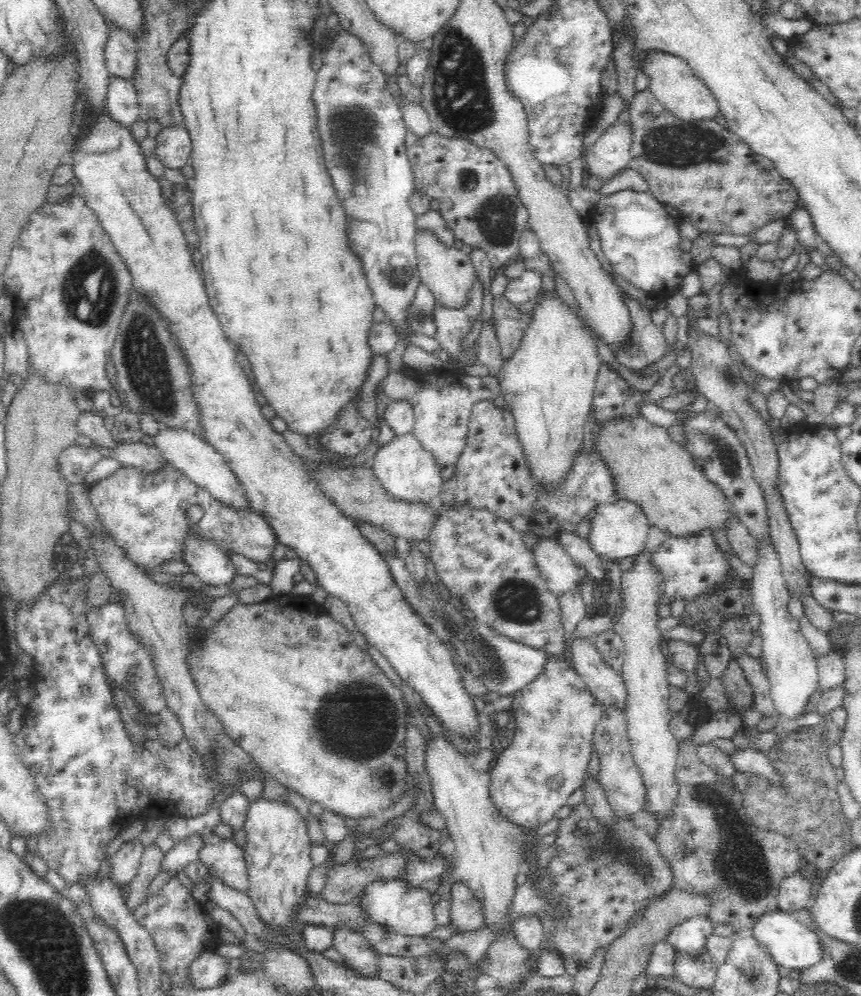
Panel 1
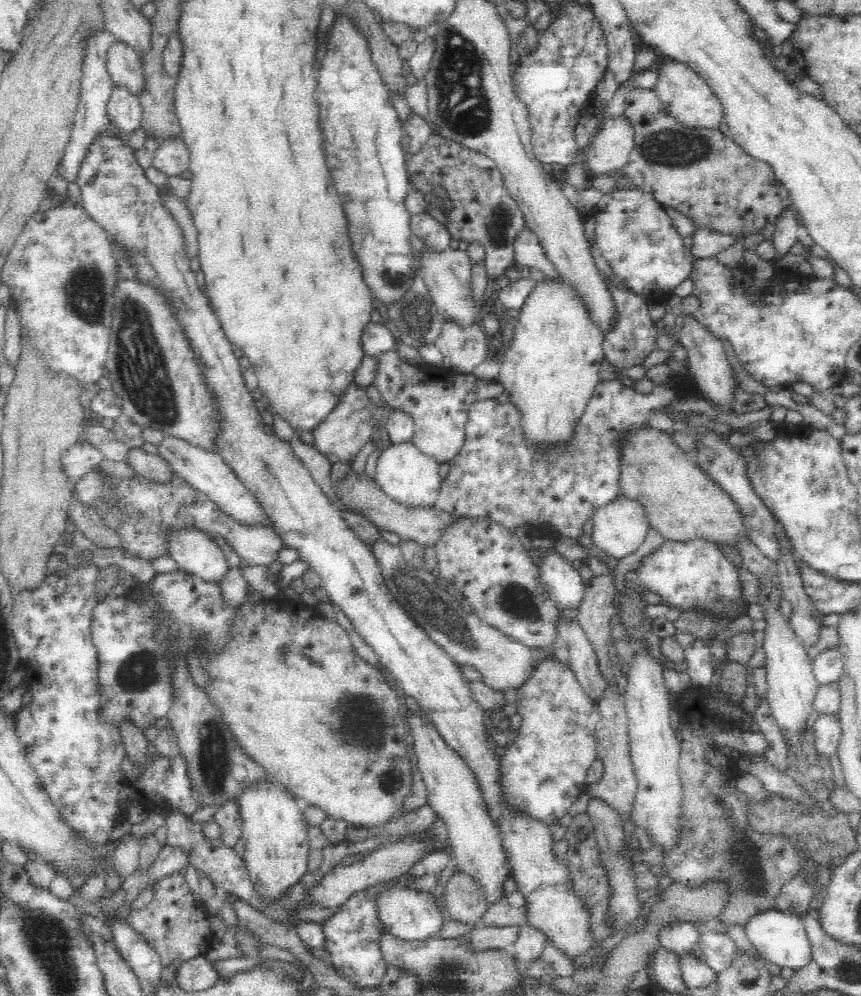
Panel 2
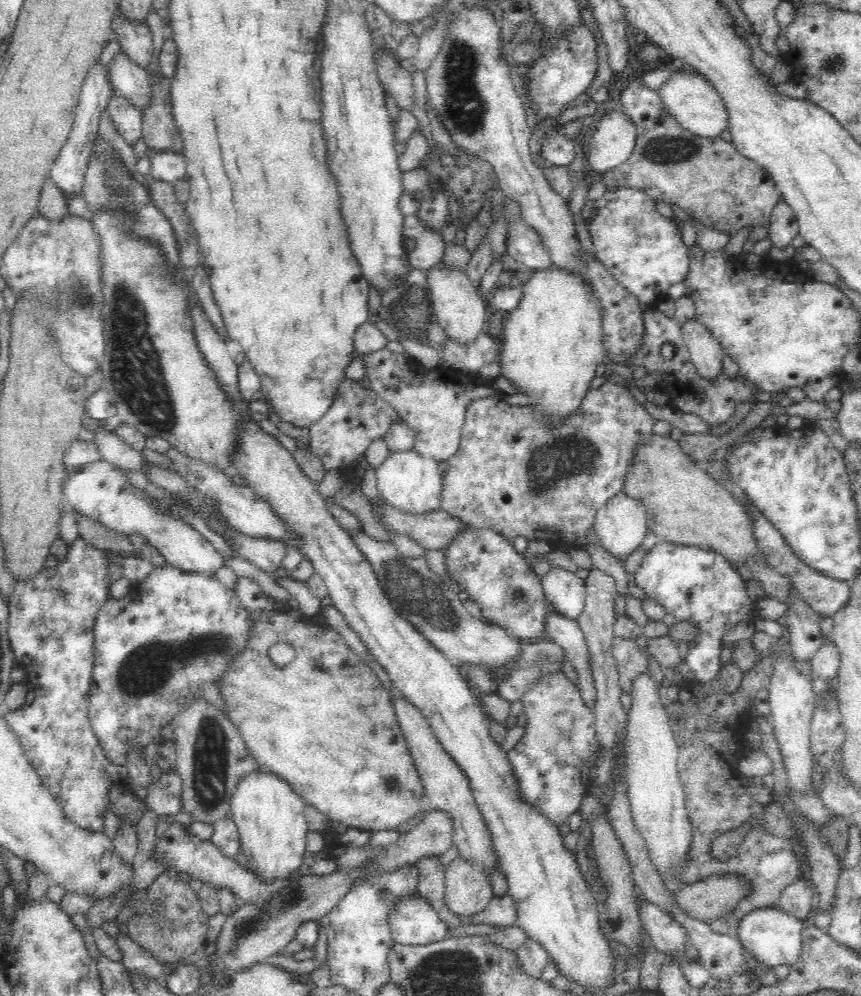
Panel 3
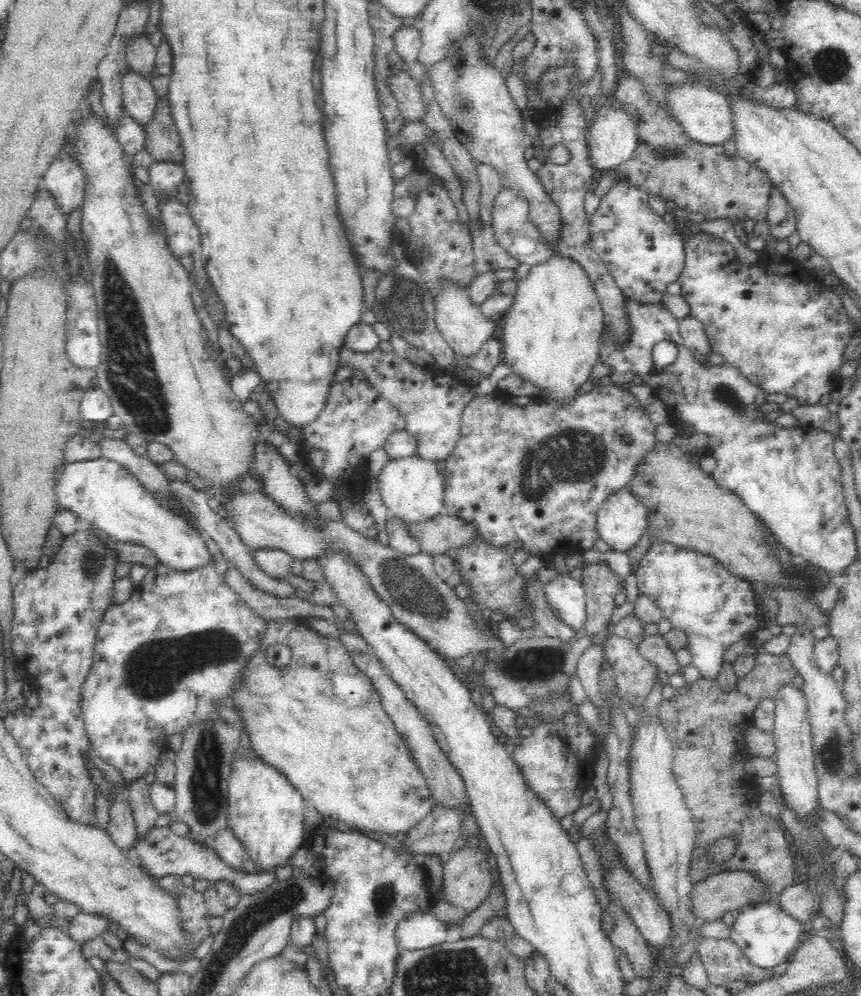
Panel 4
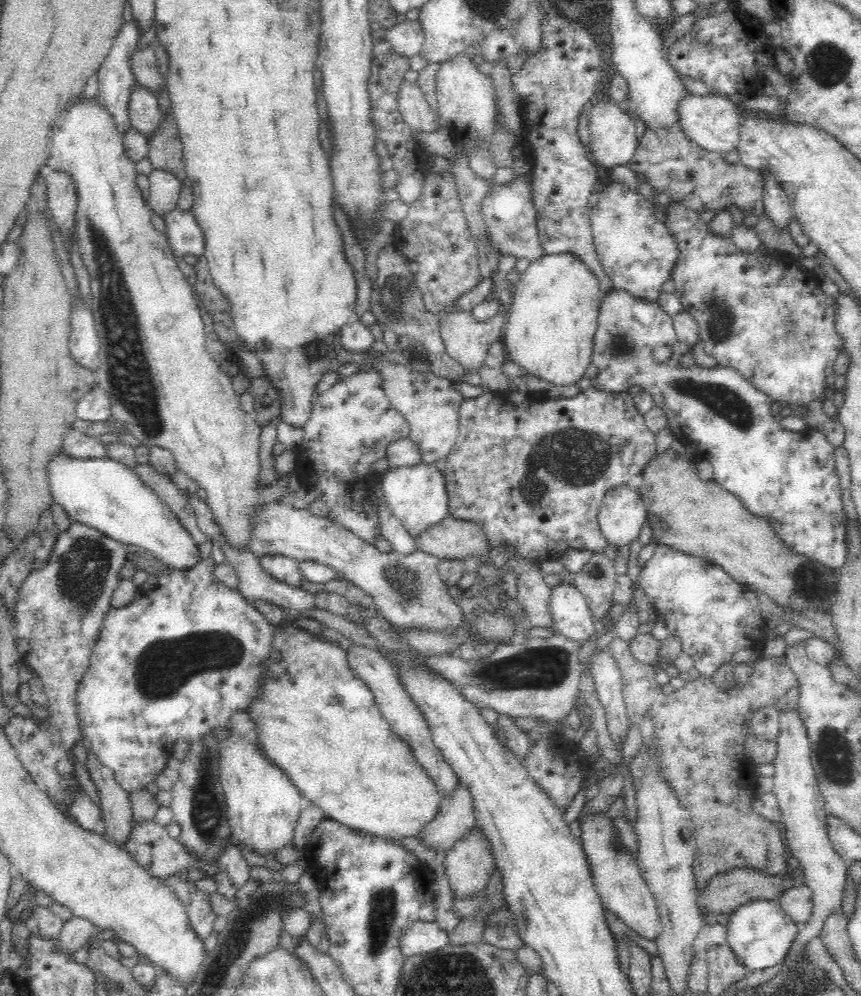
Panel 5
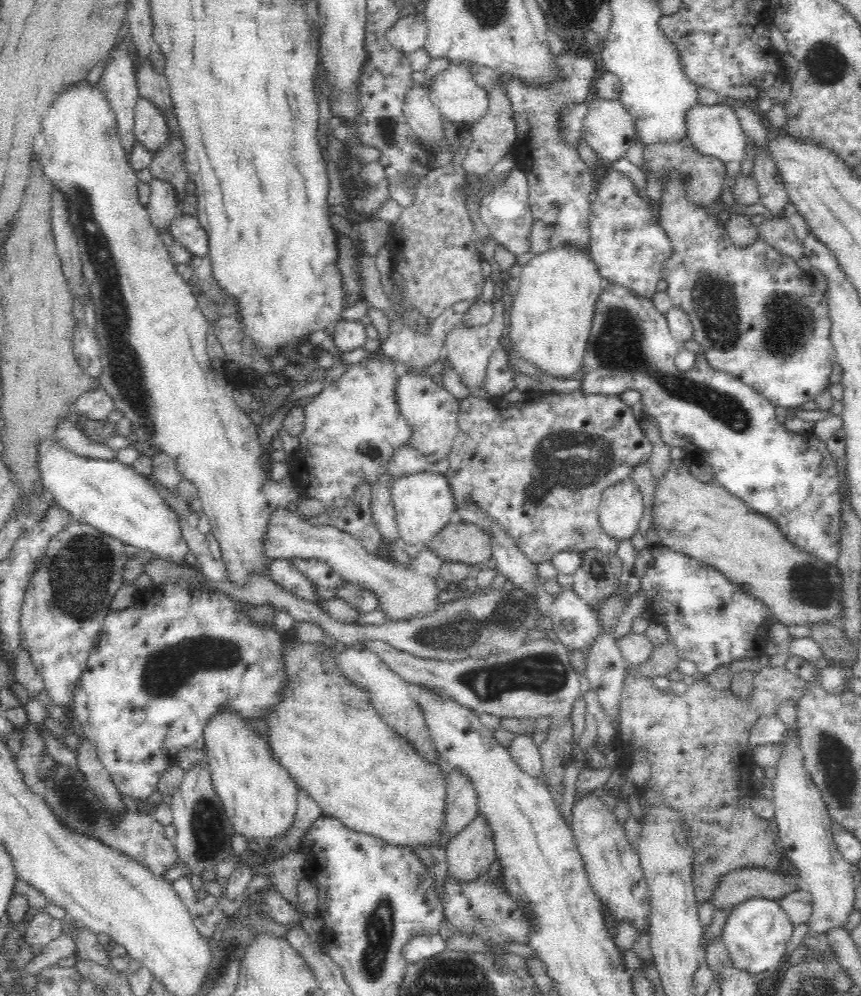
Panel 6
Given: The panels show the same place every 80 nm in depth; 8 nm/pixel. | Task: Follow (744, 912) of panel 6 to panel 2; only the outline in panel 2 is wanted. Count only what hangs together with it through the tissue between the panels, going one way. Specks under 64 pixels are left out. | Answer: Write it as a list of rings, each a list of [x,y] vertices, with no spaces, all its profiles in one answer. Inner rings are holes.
[[[778,908],[760,912],[750,919],[743,931],[746,933],[746,941],[751,942],[758,953],[770,963],[796,971],[812,962],[812,941],[799,916],[786,914]]]

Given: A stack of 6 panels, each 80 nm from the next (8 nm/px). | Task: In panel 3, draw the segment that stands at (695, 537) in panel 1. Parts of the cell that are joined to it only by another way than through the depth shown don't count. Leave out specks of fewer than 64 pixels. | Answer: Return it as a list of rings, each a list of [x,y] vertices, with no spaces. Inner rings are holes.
[[[659,540],[656,547],[642,558],[633,579],[648,598],[662,604],[667,613],[672,613],[674,620],[690,619],[700,625],[700,634],[688,642],[689,650],[684,654],[684,662],[688,663],[696,682],[708,684],[714,680],[721,668],[724,634],[736,624],[751,620],[753,601],[736,566],[714,550]]]

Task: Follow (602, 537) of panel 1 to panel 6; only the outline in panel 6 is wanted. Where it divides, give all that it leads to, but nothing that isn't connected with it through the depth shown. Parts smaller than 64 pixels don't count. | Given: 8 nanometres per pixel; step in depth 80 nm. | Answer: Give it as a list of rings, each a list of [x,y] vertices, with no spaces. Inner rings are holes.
[[[633,479],[606,488],[602,492],[598,513],[604,534],[618,544],[631,540],[644,516],[642,492]]]

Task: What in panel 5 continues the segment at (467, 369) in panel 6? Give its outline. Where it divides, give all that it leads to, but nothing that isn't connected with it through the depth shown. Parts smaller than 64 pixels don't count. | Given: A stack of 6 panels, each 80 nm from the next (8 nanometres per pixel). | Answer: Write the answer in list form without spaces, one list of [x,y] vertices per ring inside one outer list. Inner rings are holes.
[[[454,300],[443,306],[437,314],[437,320],[442,340],[450,356],[460,361],[462,367],[466,369],[477,369],[491,341],[498,341],[502,337],[506,312],[501,310],[495,318],[482,322],[474,315],[472,309],[456,309],[456,300]]]

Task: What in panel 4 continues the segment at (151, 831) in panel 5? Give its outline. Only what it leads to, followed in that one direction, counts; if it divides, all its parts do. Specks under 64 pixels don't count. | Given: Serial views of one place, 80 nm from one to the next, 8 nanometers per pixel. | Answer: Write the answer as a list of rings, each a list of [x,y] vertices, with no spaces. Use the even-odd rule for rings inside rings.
[[[170,824],[164,827],[154,826],[154,830],[144,840],[136,838],[134,849],[142,857],[142,866],[148,867],[154,878],[166,875],[181,877],[184,874],[192,874],[195,879],[204,878],[213,885],[217,882],[227,882],[240,896],[260,894],[278,880],[274,873],[247,873],[242,869],[238,870],[230,866],[225,860],[222,860],[222,857],[218,856],[216,849],[210,844],[200,843],[191,836],[178,836],[176,832],[170,830]]]

